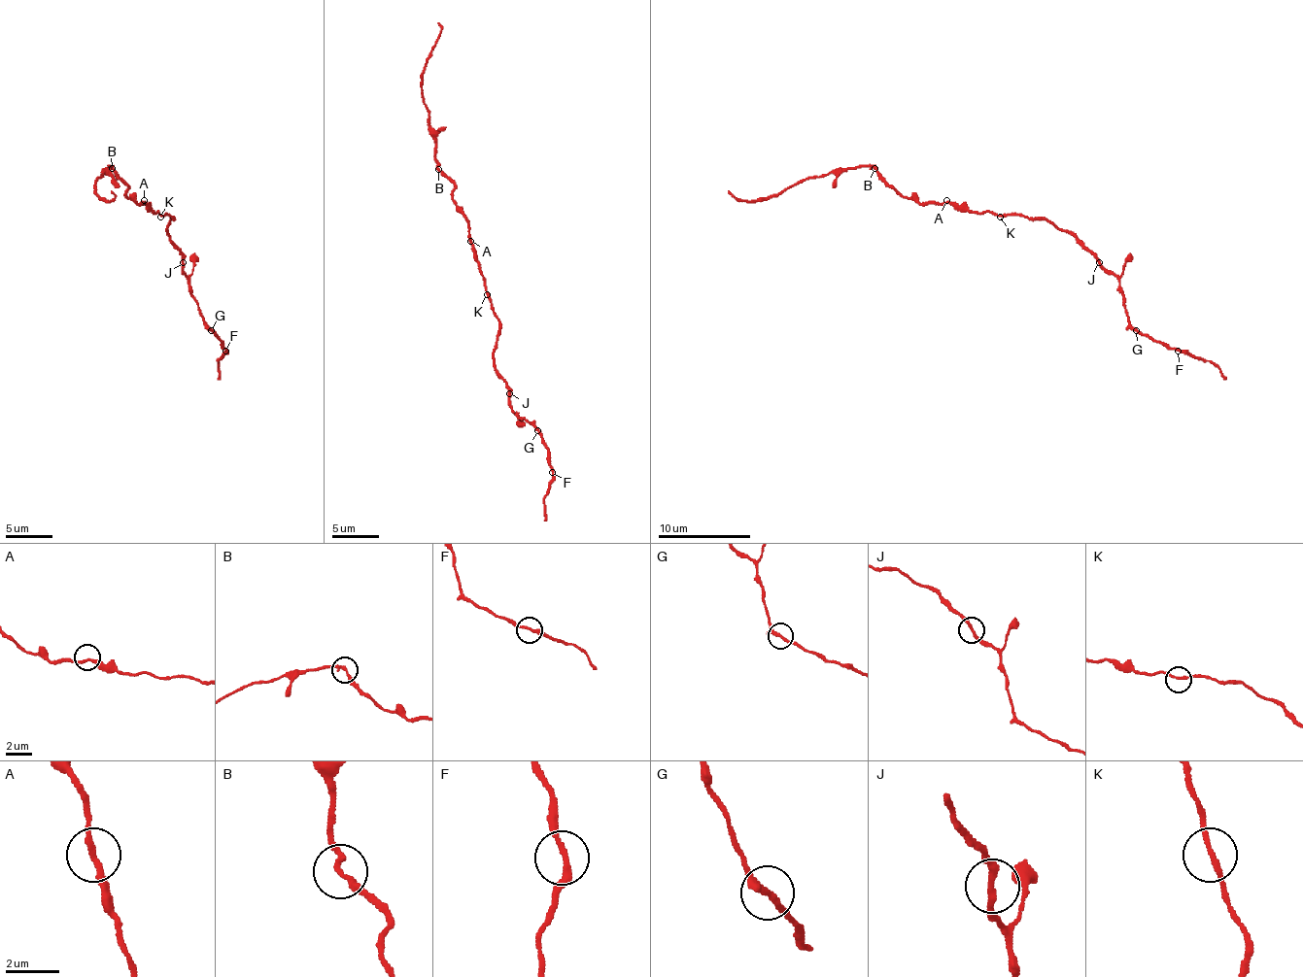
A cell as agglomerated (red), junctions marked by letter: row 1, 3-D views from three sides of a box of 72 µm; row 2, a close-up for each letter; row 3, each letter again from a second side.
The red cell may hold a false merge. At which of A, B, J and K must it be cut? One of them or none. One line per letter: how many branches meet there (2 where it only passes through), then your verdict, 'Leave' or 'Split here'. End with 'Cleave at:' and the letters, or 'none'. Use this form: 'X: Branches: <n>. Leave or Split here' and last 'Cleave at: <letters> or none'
A: Branches: 2. Leave
B: Branches: 2. Leave
J: Branches: 2. Split here
K: Branches: 2. Leave
Cleave at: J

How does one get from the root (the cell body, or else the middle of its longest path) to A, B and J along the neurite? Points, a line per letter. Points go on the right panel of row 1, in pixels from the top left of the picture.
A: (1000, 215), (967, 212), (946, 200)
B: (1000, 215), (967, 212), (948, 203), (916, 203), (900, 196), (874, 168)
J: (1000, 215), (1023, 215), (1030, 218), (1052, 221), (1060, 228), (1069, 230), (1099, 263)

